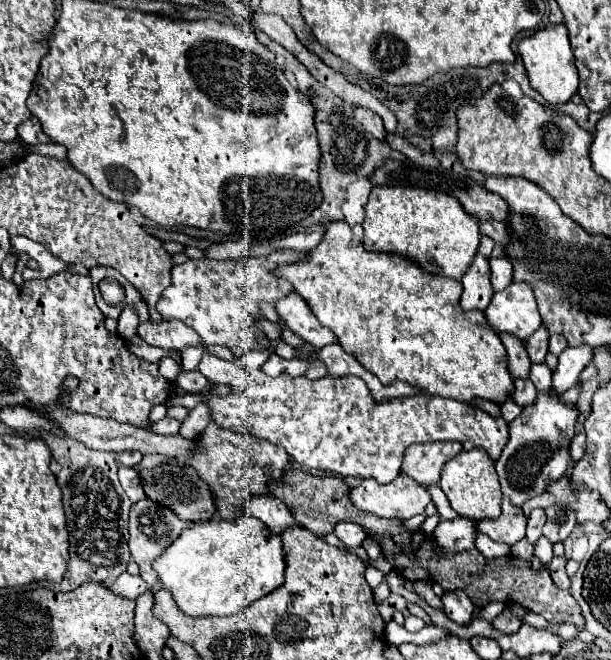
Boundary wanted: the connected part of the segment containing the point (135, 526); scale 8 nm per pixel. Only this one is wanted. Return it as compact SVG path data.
M143 498L143 500L139 500L137 504L131 506L131 516L129 516L129 534L131 534L131 538L129 538L129 550L131 550L133 560L141 568L141 578L147 582L149 588L155 588L159 584L157 572L151 566L153 560L157 560L165 552L165 548L169 544L173 544L179 538L179 534L185 528L189 528L189 526L191 526L189 522L179 520L169 508L163 508L163 506L155 504L155 502L151 502L149 498Z

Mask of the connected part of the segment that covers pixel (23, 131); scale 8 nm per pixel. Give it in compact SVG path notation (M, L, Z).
M31 116L29 120L25 120L21 126L19 126L19 138L25 142L25 144L49 144L51 138L43 132L41 128L41 122Z

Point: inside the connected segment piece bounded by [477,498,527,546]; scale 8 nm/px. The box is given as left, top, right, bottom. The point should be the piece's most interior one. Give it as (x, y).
(510, 526)

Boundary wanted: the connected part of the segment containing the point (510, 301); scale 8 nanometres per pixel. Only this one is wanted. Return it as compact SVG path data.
M513 282L509 288L495 292L485 316L493 330L515 334L521 340L527 340L541 326L537 302L527 282Z

